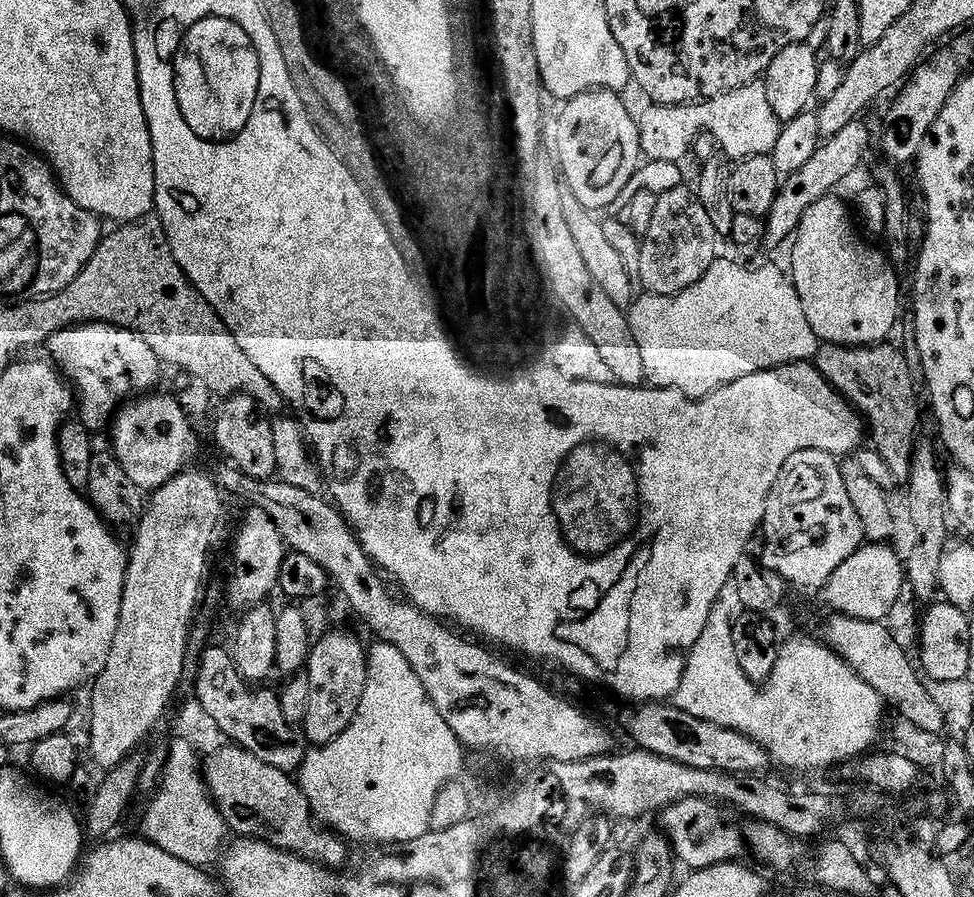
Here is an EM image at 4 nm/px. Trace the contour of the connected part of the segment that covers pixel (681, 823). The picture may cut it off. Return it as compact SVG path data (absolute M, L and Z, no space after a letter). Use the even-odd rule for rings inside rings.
M691 796L685 800L678 800L663 809L663 835L668 837L668 843L677 861L680 860L688 870L709 868L715 864L730 864L741 859L746 852L746 841L741 825L735 824L719 803L710 800L699 800Z

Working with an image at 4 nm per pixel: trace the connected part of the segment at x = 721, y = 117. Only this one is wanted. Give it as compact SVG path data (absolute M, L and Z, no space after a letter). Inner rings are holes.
M753 82L724 92L712 100L695 104L652 104L644 113L639 113L640 151L645 157L660 164L676 164L684 151L696 140L699 132L709 132L721 144L723 155L729 161L739 162L751 156L767 156L778 142L782 121L775 116L767 97L764 82Z

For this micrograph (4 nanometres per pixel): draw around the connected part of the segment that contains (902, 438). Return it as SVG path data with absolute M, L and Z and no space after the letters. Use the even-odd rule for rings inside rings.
M892 342L867 346L821 343L819 350L816 351L814 363L816 369L832 383L832 387L864 417L867 431L870 433L871 447L885 459L886 466L890 466L893 481L907 481L912 465L912 451L916 449L918 443L916 431L920 428L920 404L916 401L918 388L910 380L910 370L907 369L903 351L895 343L892 345Z

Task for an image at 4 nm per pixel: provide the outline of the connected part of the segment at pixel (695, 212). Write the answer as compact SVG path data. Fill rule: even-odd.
M688 188L661 191L656 197L650 230L646 230L640 242L639 287L654 296L676 296L694 286L694 282L698 282L718 259L716 243L718 237L714 222L710 222L706 206L702 206L699 195L693 189L692 192Z

